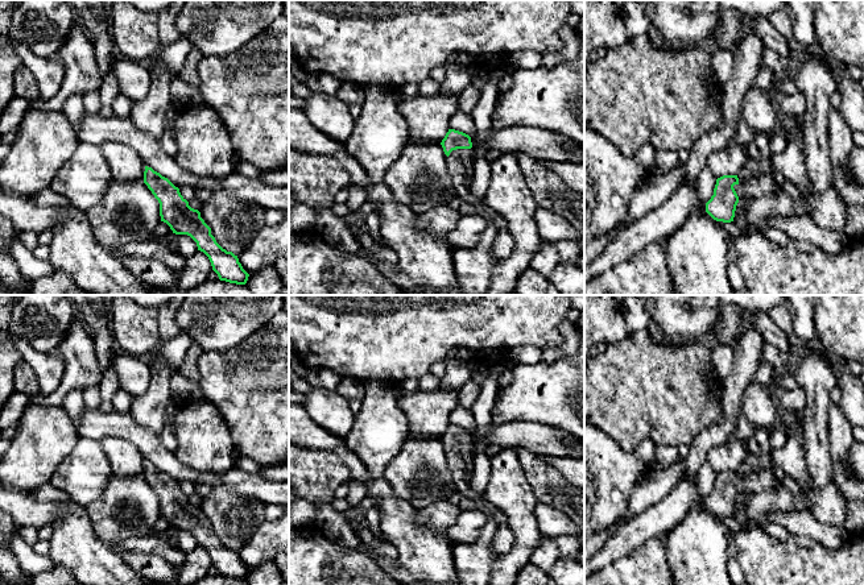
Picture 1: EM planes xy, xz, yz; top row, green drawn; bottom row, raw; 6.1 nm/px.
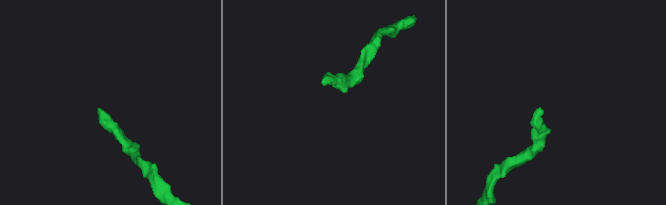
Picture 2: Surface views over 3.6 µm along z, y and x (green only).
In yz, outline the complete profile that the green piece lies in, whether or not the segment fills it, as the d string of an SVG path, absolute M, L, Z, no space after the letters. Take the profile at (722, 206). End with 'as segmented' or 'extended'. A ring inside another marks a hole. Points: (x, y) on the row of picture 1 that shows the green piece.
M770 157L749 159L736 175L716 179L706 212L716 221L731 223L736 206L749 196L773 194L780 188L772 177Z; extended

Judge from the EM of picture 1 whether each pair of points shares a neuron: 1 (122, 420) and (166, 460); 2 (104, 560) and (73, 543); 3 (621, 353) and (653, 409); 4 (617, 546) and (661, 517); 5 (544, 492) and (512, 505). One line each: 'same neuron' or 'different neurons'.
1: same neuron
2: same neuron
3: same neuron
4: same neuron
5: different neurons

